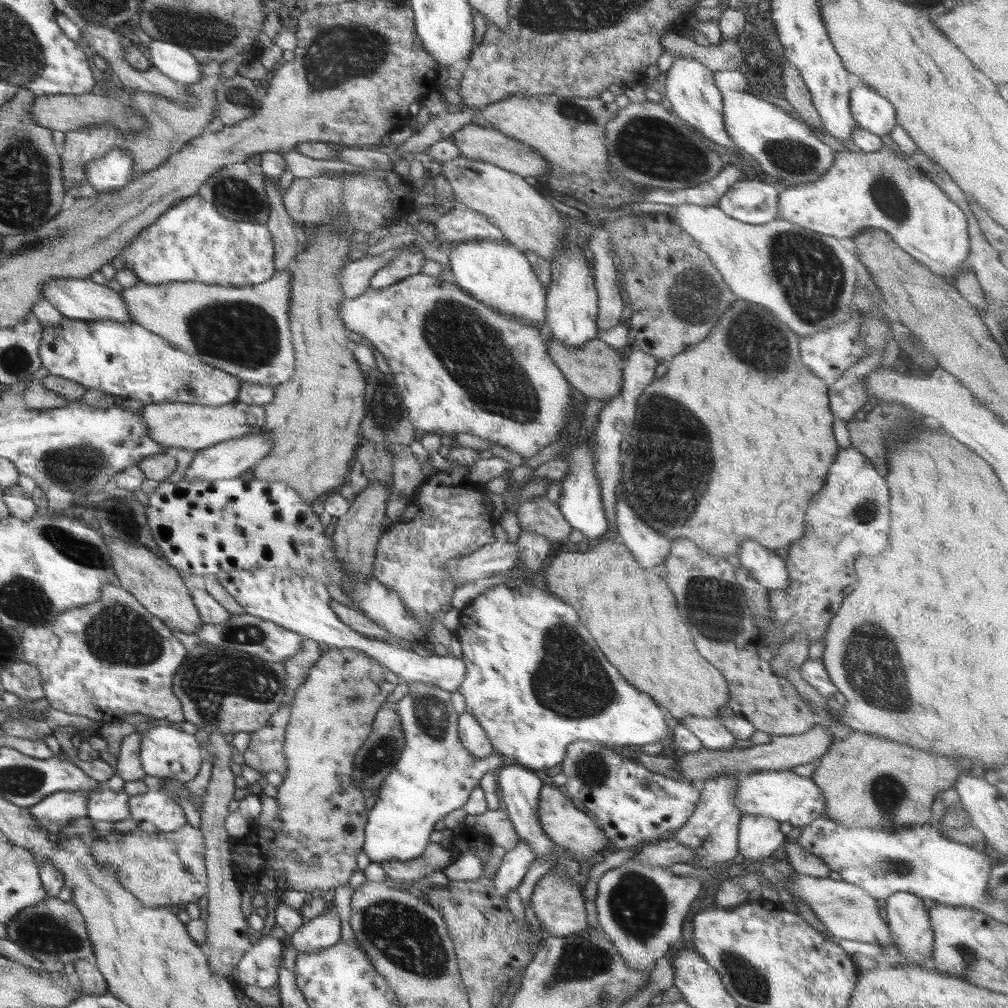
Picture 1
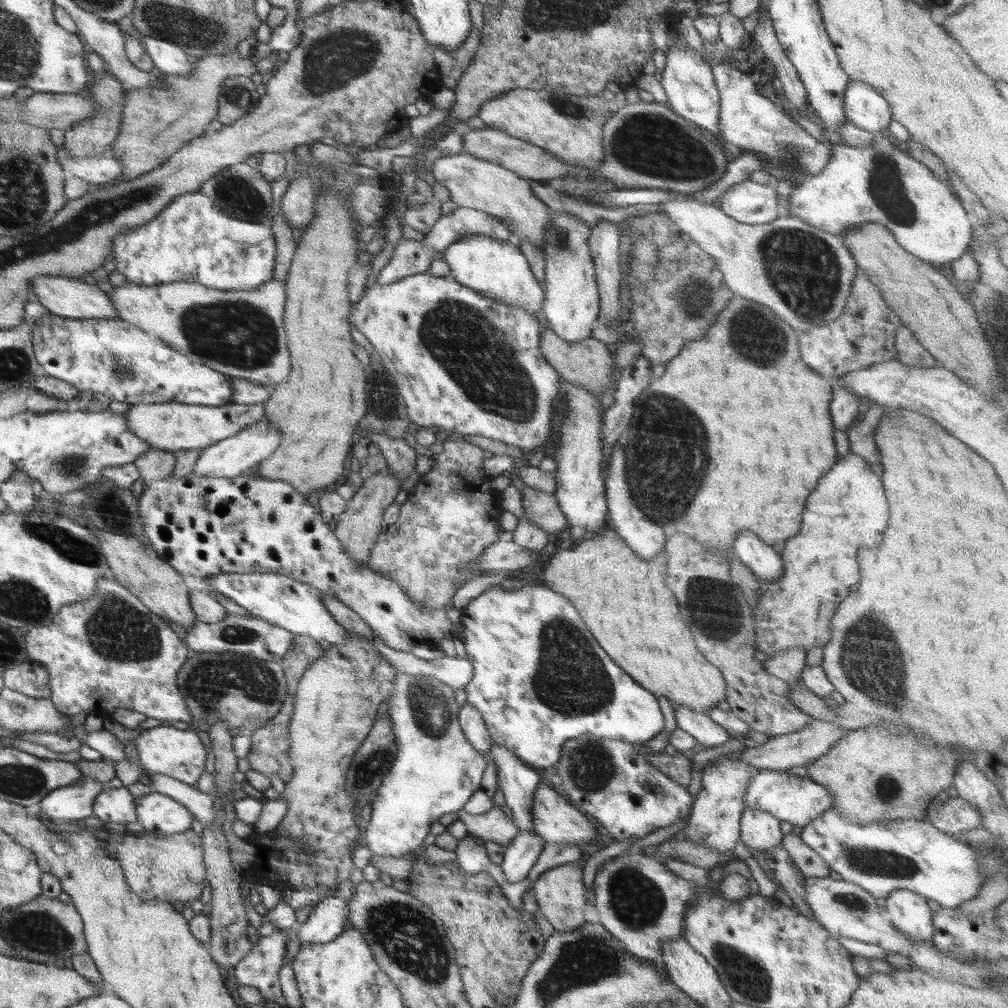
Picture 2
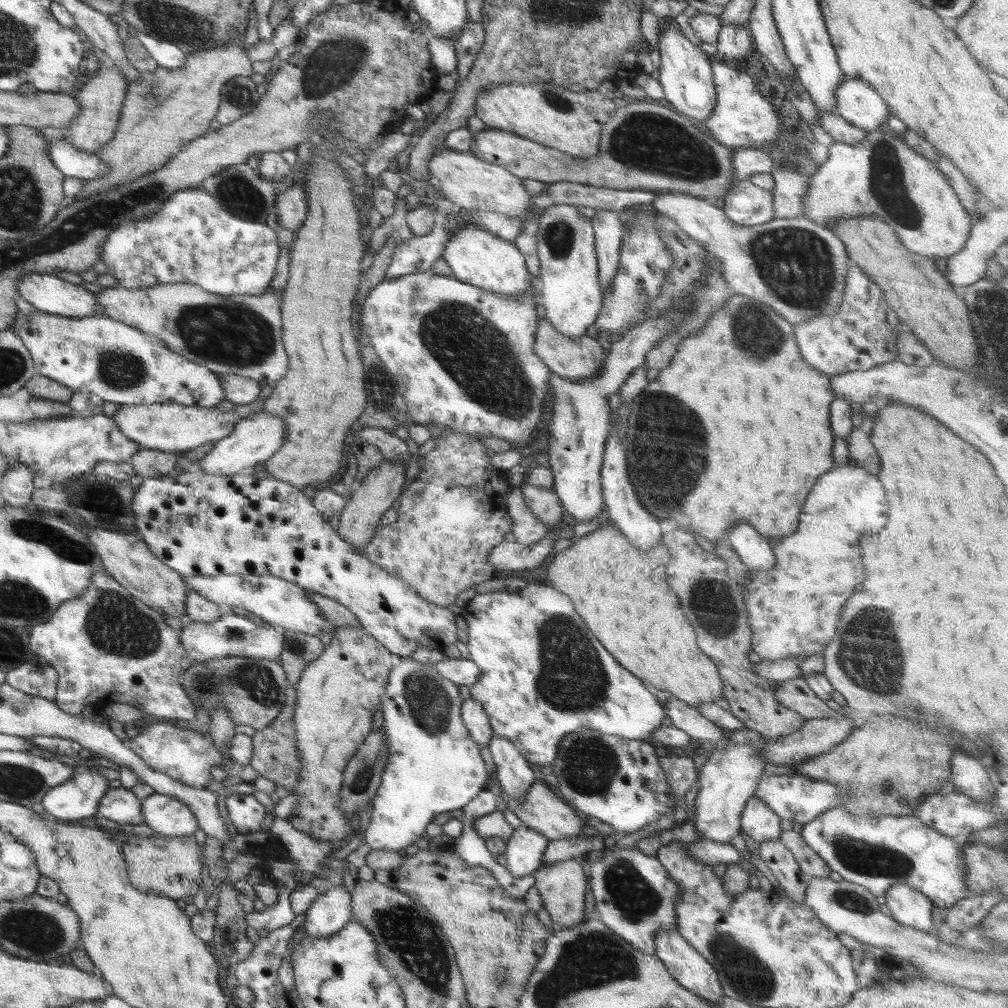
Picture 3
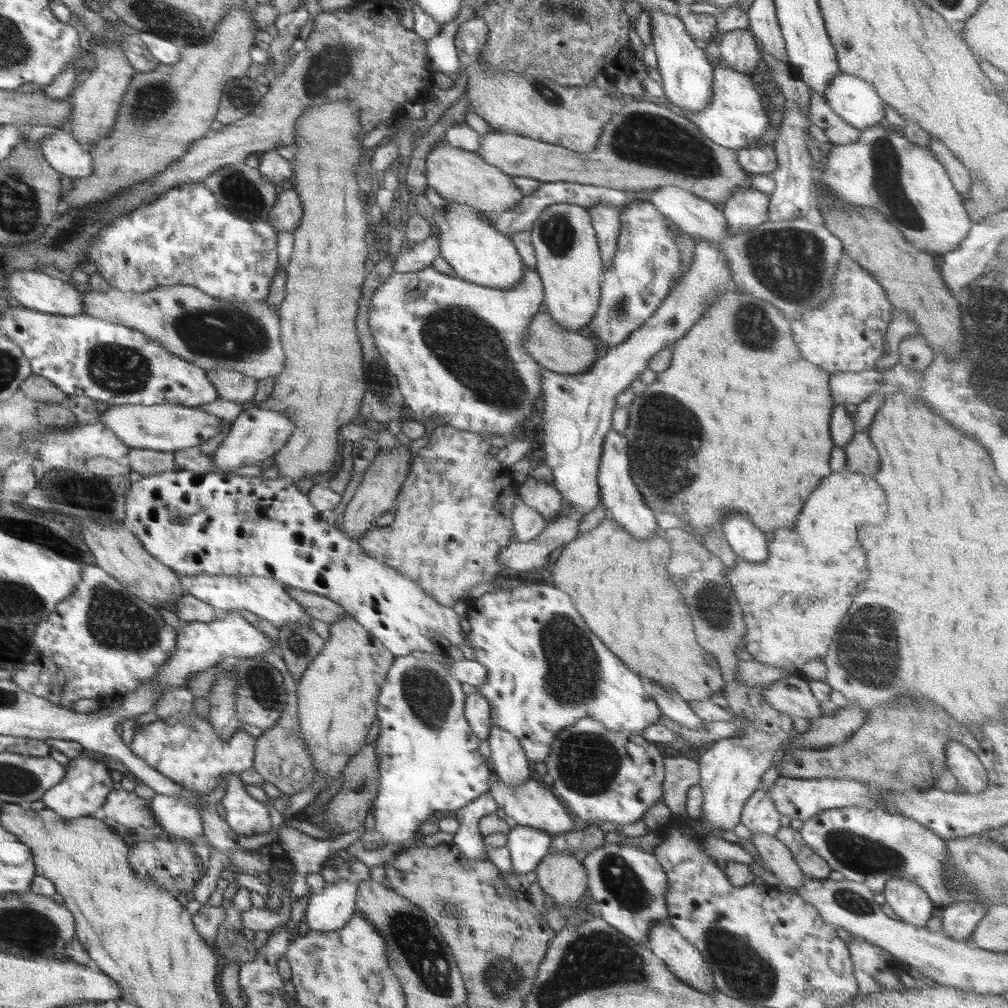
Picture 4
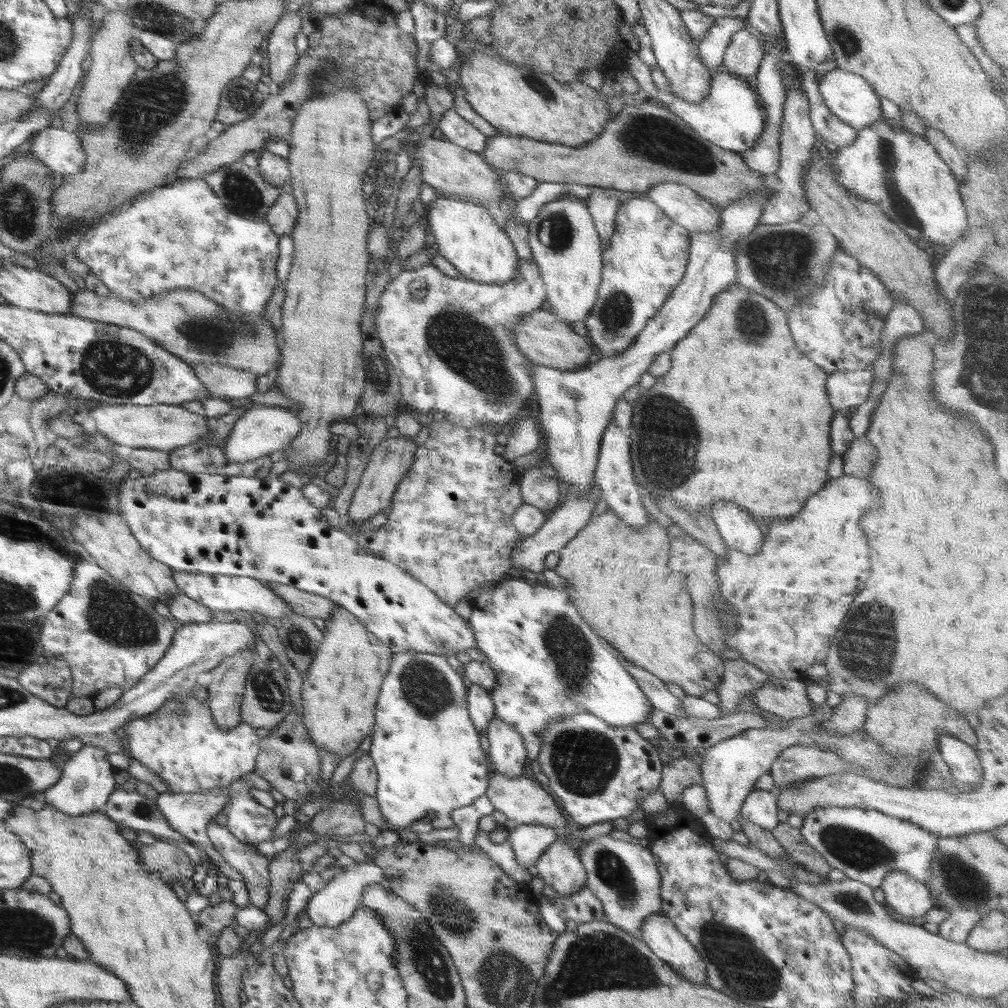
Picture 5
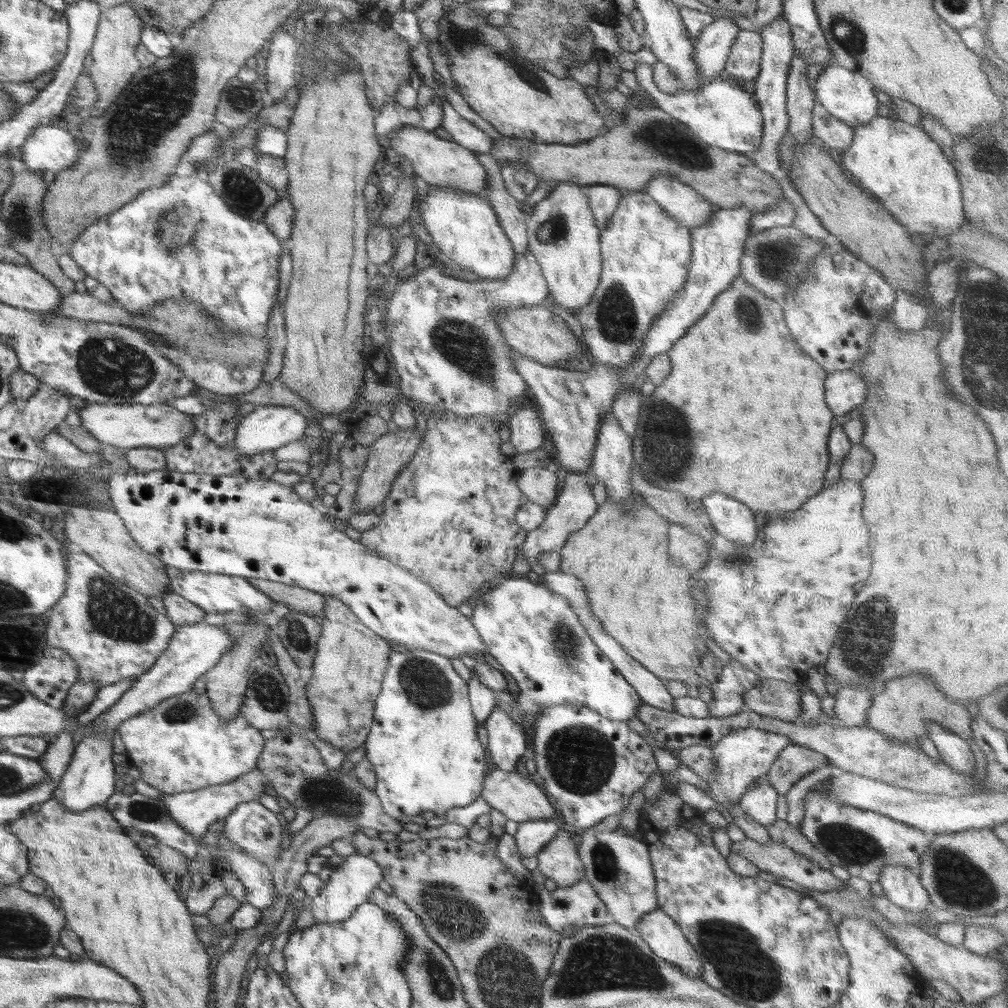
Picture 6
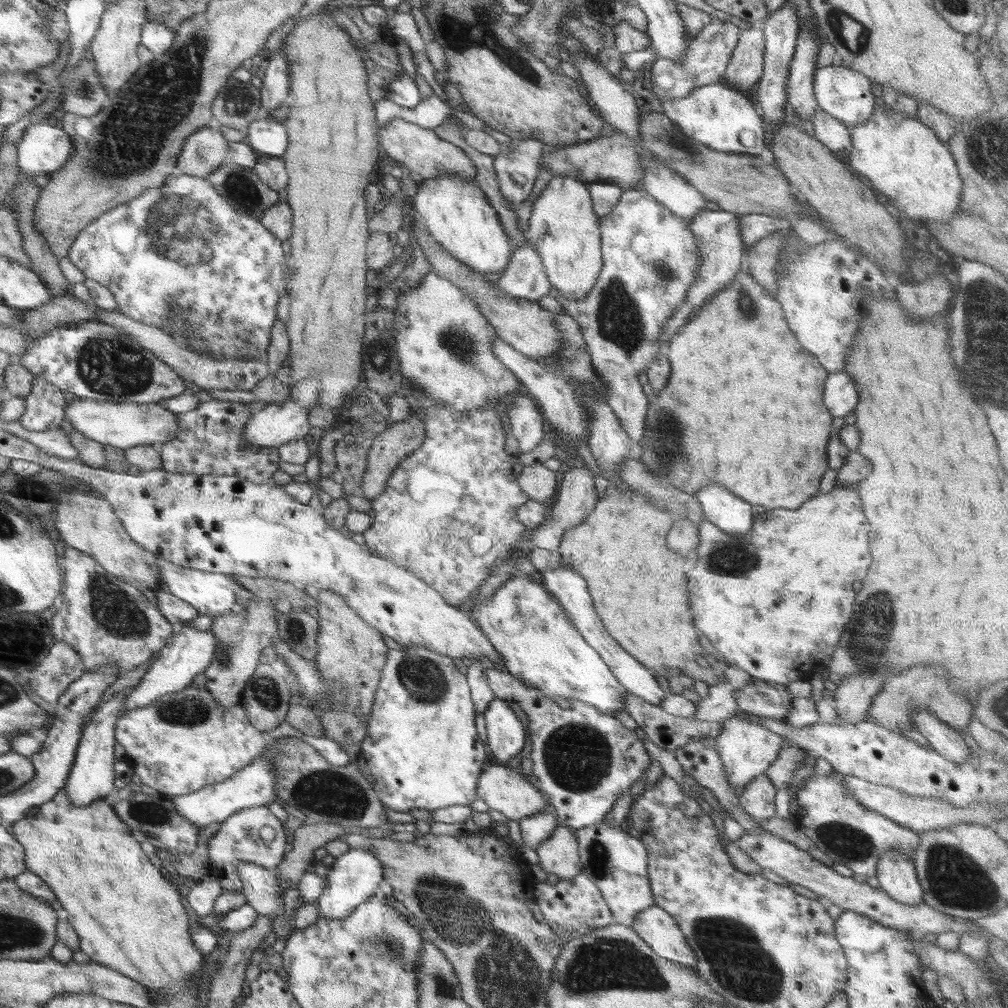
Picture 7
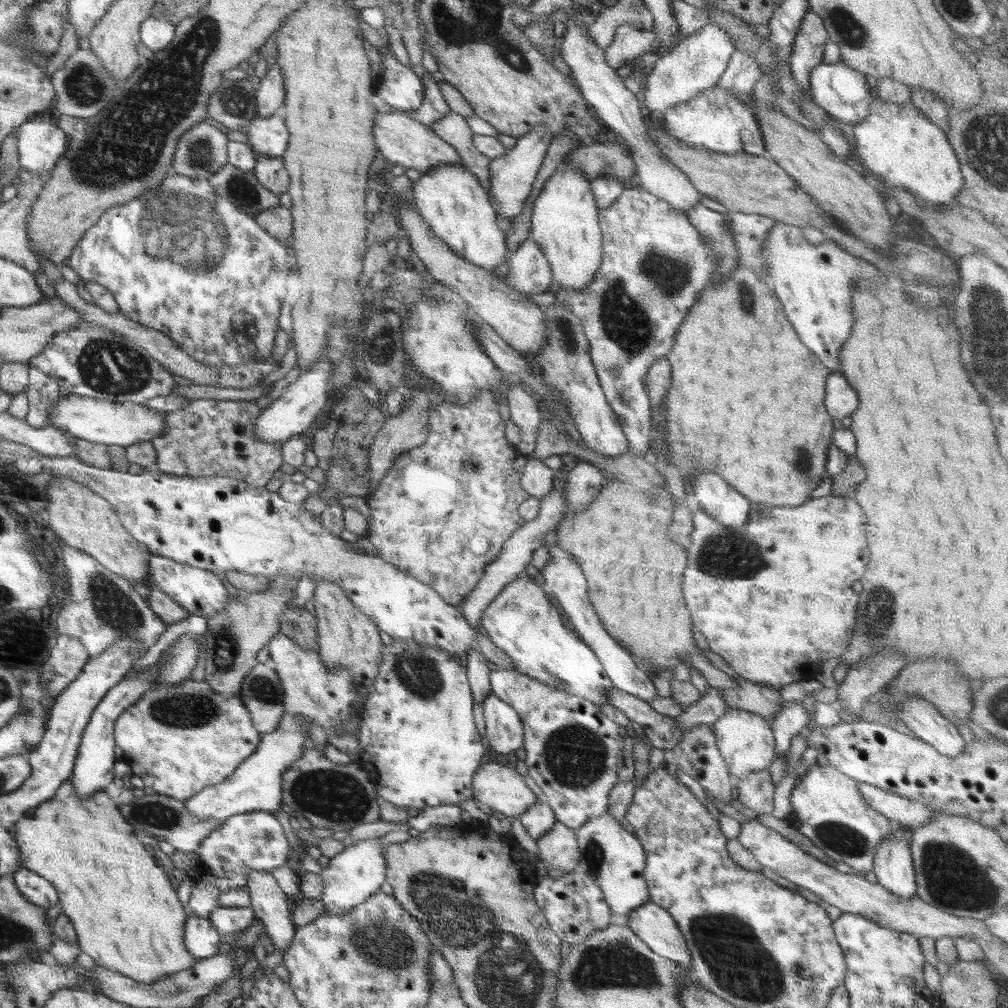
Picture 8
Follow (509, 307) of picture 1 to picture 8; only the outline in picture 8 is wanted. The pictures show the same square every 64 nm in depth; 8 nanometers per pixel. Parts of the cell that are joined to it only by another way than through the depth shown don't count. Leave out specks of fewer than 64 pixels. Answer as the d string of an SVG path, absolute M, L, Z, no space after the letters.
M445 165L428 171L414 182L413 191L415 208L430 230L446 242L456 256L491 271L495 271L504 257L511 256L506 247L506 232L498 226L496 208L480 182L464 167Z

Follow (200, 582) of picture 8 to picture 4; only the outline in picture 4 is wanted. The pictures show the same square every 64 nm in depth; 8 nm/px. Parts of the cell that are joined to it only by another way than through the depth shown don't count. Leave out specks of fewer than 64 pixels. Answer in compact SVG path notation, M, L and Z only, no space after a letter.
M180 575L178 576L185 593L212 605L214 608L238 612L241 609L250 610L265 618L275 627L290 624L308 624L312 627L313 618L306 613L306 607L287 594L289 586L274 578L259 578L254 575Z

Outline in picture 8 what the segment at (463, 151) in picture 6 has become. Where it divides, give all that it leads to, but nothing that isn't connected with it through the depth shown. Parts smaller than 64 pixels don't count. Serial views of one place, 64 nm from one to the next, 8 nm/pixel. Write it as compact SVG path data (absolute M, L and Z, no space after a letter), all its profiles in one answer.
M376 112L372 131L374 131L374 143L377 150L380 150L384 158L394 166L414 169L422 175L445 165L465 168L462 157L458 156L458 151L450 143L444 142L429 126L408 118L406 112L388 114Z

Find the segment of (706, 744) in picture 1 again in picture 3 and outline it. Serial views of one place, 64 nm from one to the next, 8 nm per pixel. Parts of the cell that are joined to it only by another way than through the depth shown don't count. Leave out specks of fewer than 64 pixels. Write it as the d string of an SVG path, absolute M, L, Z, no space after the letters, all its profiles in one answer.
M673 697L664 706L664 712L669 716L668 723L687 732L701 743L713 742L719 744L728 737L728 733L717 724L702 716L696 707L686 704Z

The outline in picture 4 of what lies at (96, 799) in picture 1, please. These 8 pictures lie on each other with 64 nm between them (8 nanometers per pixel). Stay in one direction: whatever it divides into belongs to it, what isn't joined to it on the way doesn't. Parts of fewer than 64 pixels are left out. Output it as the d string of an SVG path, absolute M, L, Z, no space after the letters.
M122 788L109 794L105 804L102 805L99 815L109 821L123 824L128 829L144 826L152 828L156 834L161 835L159 833L160 826L152 818L152 812L150 812L148 804L149 801L139 798L135 792L126 792Z

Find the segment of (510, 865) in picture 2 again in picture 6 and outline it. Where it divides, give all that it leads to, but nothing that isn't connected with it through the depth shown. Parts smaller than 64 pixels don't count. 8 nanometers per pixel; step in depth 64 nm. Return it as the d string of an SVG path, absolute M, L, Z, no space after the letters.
M528 820L518 823L517 831L513 834L518 854L526 858L537 857L558 832L558 824L554 820Z

